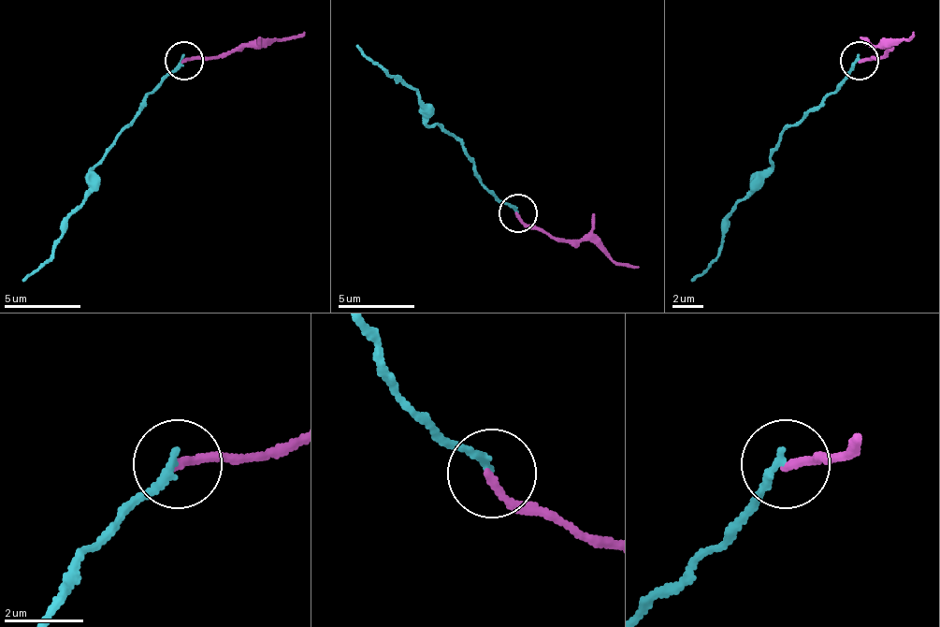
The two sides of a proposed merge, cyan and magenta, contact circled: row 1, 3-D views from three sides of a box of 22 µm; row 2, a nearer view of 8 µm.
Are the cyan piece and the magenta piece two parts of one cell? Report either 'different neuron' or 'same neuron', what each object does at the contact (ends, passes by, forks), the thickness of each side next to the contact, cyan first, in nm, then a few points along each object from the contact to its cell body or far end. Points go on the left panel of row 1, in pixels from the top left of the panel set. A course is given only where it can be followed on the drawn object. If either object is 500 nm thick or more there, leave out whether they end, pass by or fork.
different neuron | cyan ends | magenta ends | 220/200 nm | cyan via (182, 61), (145, 99), (118, 134), (94, 168), (94, 191), (68, 218), (52, 253), (22, 279) | magenta via (182, 61), (191, 57), (217, 57), (305, 31)

